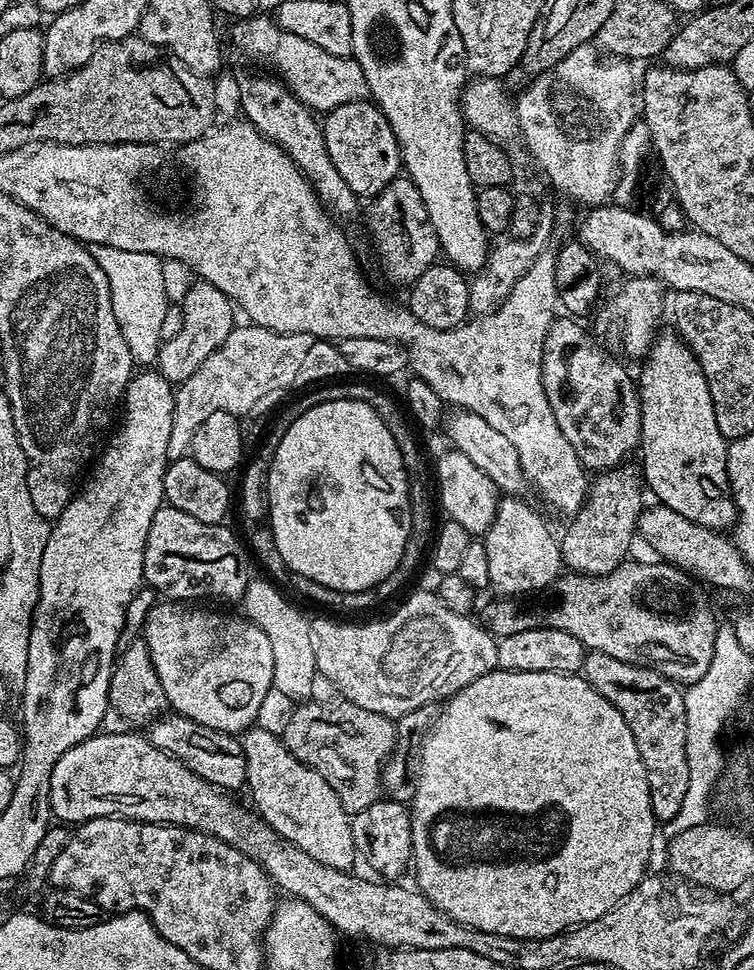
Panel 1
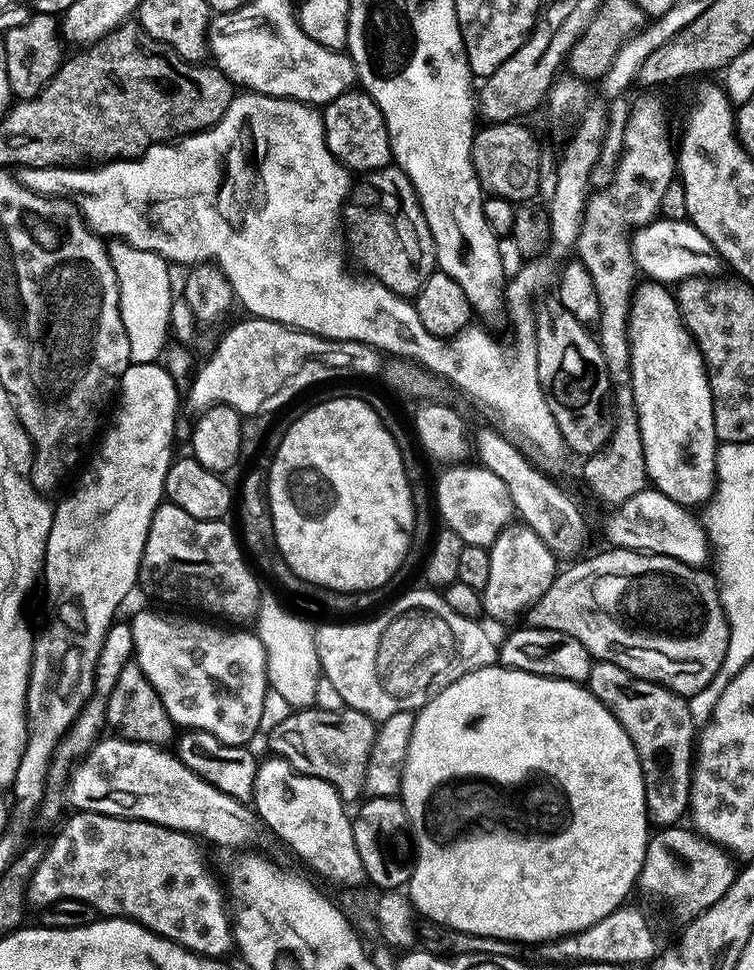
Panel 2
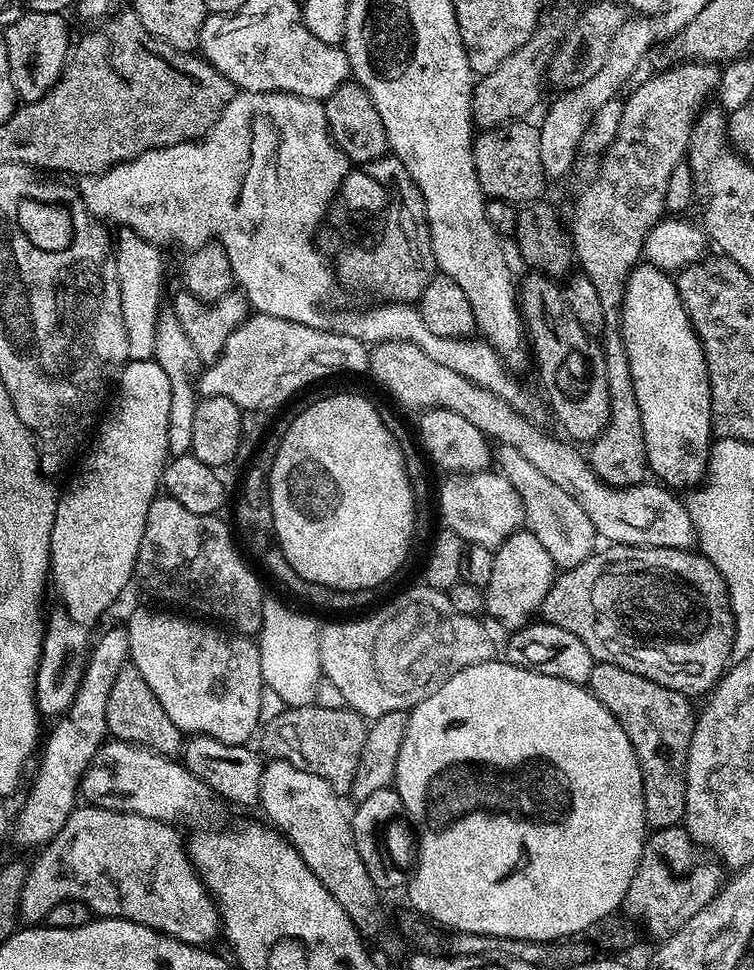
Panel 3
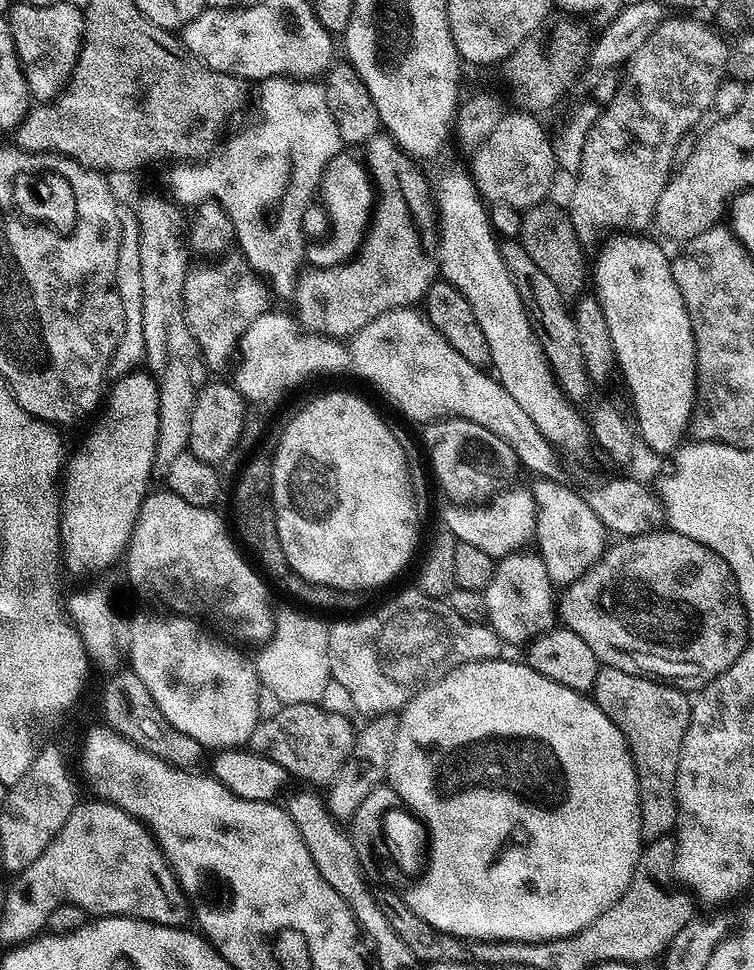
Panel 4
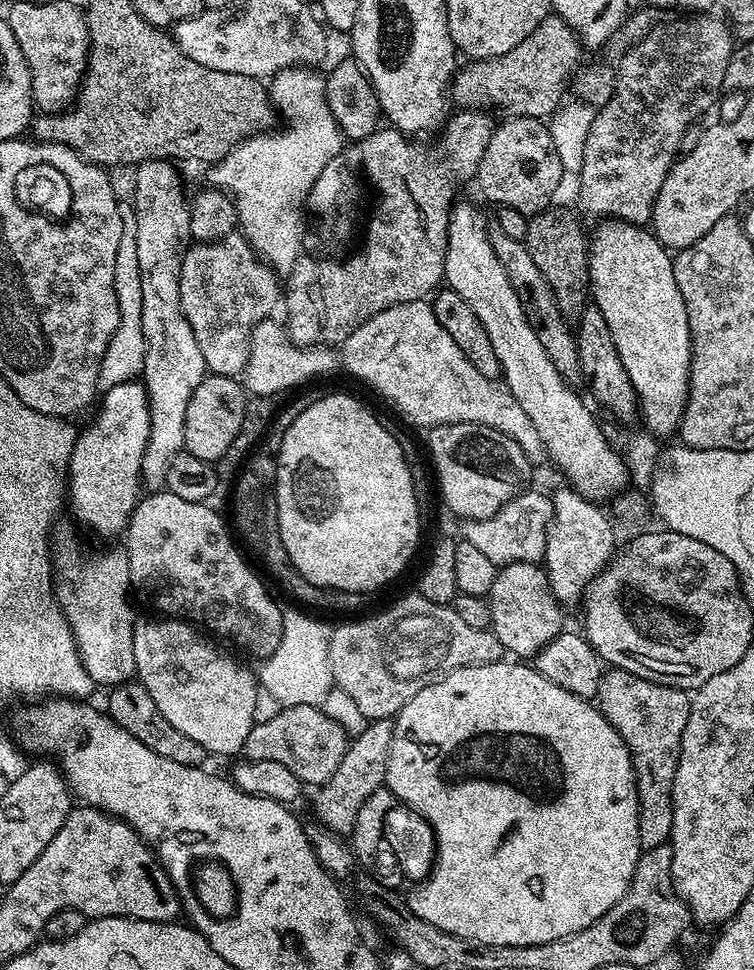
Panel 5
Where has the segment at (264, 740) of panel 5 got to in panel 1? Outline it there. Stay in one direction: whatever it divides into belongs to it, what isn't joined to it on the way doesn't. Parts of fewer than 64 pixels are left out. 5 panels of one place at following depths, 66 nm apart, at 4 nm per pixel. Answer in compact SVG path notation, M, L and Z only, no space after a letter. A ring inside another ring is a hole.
M304 702L294 708L293 718L287 723L282 739L290 754L298 758L298 762L302 762L307 768L313 768L318 774L322 774L322 778L326 778L334 794L338 794L345 812L361 812L375 800L381 799L380 774L388 763L389 756L396 751L396 725L389 717L362 710L362 706L354 706L347 702Z

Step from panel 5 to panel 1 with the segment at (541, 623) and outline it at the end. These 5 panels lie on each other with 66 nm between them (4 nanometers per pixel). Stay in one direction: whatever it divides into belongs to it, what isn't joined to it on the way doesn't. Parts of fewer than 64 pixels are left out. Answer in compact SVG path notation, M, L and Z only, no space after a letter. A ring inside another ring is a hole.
M520 498L499 501L492 525L482 536L486 559L490 562L490 585L505 597L536 592L539 588L555 585L562 572L561 545L552 537L548 524Z

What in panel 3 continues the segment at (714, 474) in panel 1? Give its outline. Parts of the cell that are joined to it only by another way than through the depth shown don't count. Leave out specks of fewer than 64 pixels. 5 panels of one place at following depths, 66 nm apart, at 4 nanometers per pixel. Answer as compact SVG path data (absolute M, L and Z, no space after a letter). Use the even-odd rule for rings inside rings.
M647 262L637 263L624 281L624 301L620 303L620 336L630 358L630 374L638 410L642 410L643 451L651 475L672 490L699 485L705 479L708 451L714 440L712 403L708 385L708 367L704 361L704 345L696 337L688 311L676 289L676 281L667 271Z

